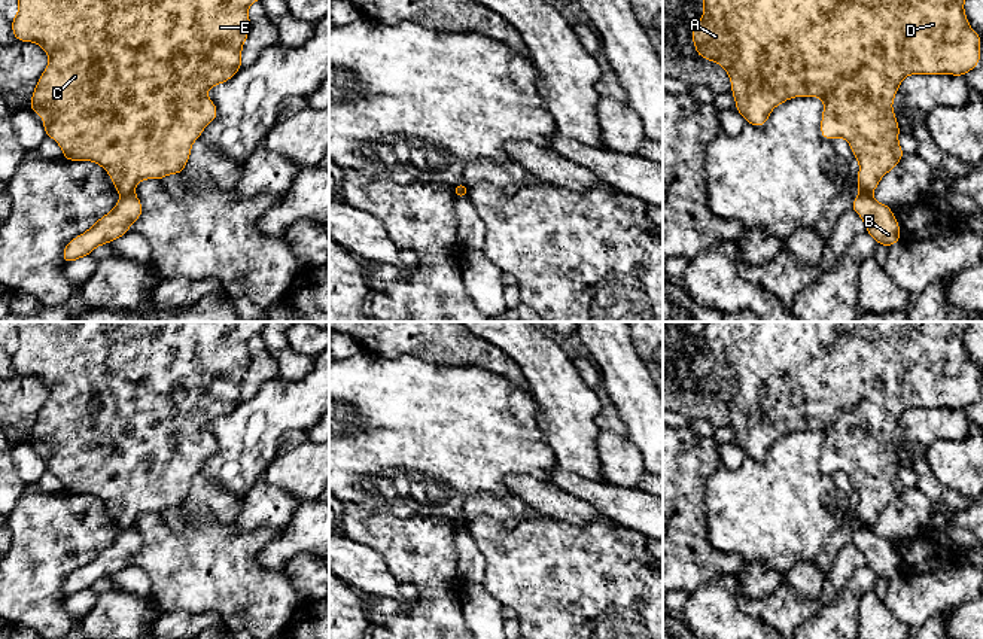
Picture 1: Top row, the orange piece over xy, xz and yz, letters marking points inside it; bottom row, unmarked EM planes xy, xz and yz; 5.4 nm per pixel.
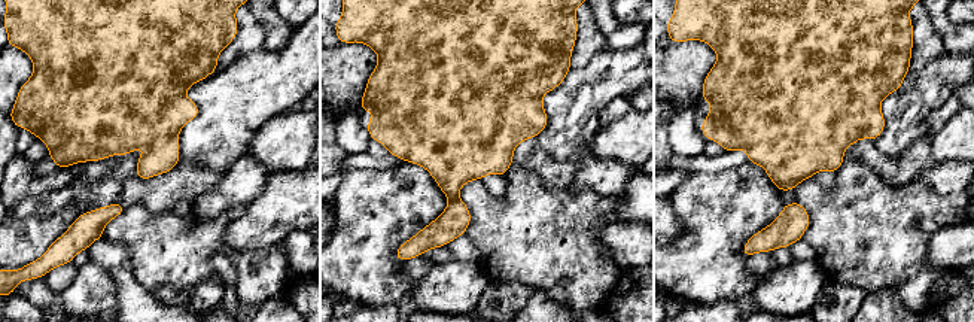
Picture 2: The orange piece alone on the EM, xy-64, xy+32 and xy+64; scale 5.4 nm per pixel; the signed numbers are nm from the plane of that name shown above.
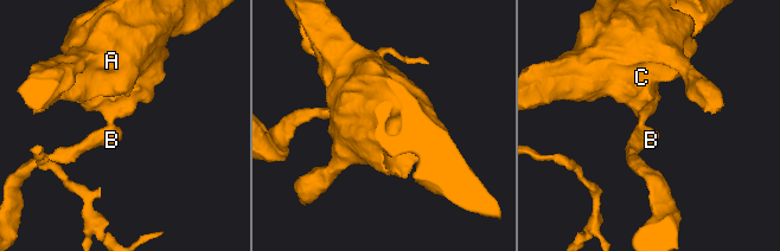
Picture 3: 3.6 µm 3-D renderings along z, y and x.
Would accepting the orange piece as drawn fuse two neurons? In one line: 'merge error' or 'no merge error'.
merge error

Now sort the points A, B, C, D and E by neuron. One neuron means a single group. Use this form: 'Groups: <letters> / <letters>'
Groups: A C D E / B

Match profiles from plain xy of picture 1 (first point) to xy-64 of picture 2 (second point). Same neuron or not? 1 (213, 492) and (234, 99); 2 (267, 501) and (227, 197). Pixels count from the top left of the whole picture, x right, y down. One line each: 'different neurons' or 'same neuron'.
1: different neurons
2: same neuron

